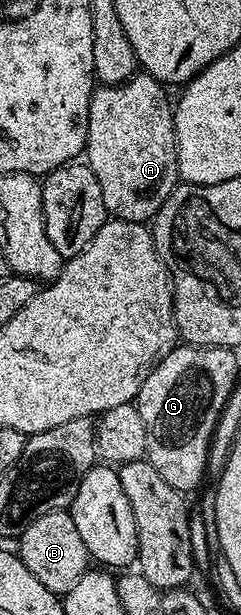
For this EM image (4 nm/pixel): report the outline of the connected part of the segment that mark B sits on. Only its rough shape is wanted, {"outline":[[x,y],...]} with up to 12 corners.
{"outline":[[66,510],[21,531],[16,553],[65,596],[92,562]]}

